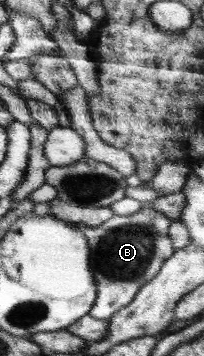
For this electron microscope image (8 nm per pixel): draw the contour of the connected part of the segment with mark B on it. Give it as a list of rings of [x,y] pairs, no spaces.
[[[142,205],[133,215],[113,214],[107,222],[100,226],[90,226],[81,222],[76,224],[89,241],[89,269],[93,273],[97,285],[97,303],[89,316],[96,319],[109,320],[119,309],[127,307],[135,294],[161,270],[163,263],[176,254],[174,241],[169,234],[173,223],[164,212],[155,207]]]

